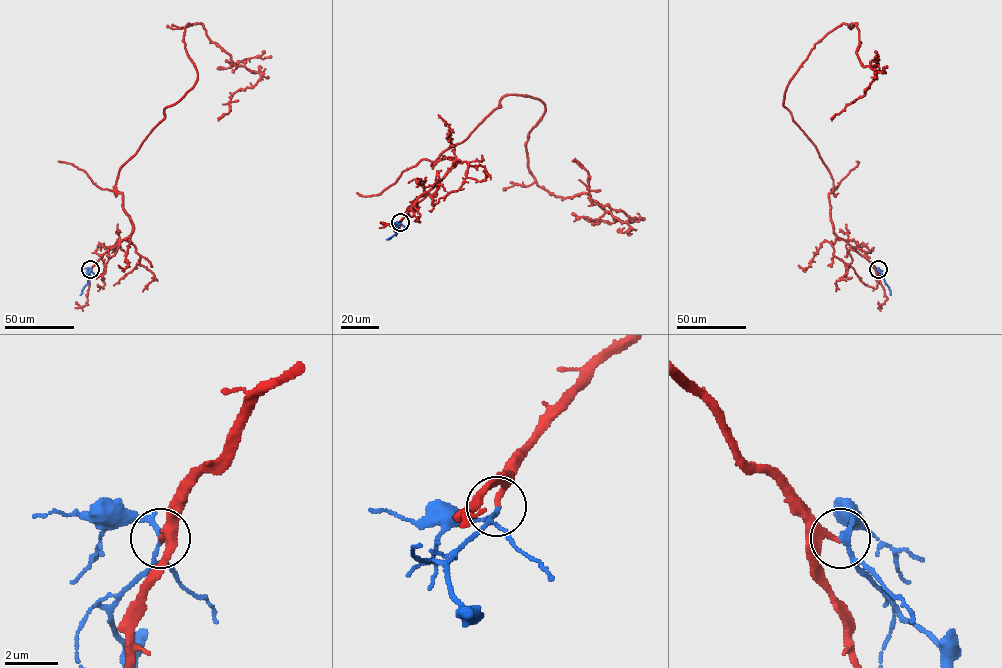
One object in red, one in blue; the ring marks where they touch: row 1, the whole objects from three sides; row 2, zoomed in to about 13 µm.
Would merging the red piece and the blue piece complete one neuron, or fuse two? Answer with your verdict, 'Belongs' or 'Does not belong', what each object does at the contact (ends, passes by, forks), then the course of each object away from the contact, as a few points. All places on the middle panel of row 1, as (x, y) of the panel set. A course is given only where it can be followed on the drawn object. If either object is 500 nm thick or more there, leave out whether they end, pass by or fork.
Belongs. At the ring red passes by. At the ring blue passes by. Course of red: (400, 222), (505, 96), (545, 105), (526, 143), (539, 186), (628, 221), (573, 160). Course of blue: (400, 222), (398, 232), (386, 239)

